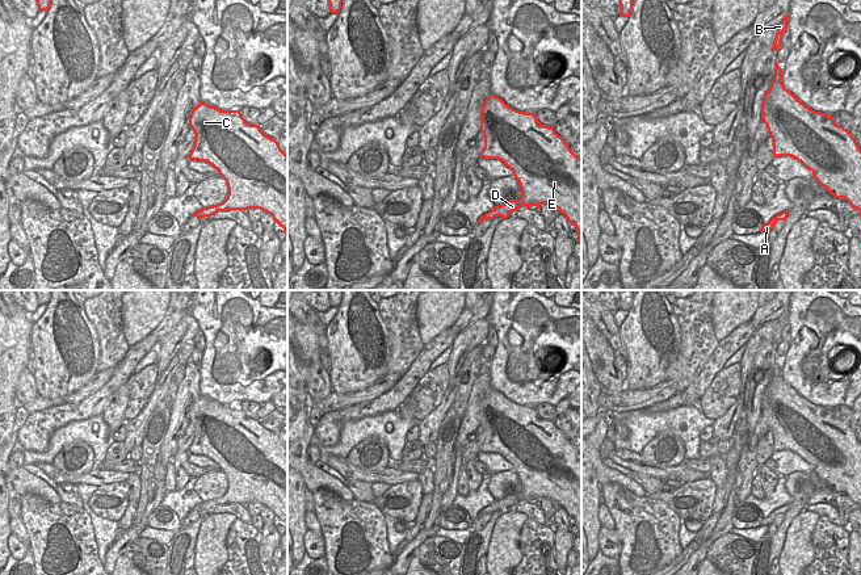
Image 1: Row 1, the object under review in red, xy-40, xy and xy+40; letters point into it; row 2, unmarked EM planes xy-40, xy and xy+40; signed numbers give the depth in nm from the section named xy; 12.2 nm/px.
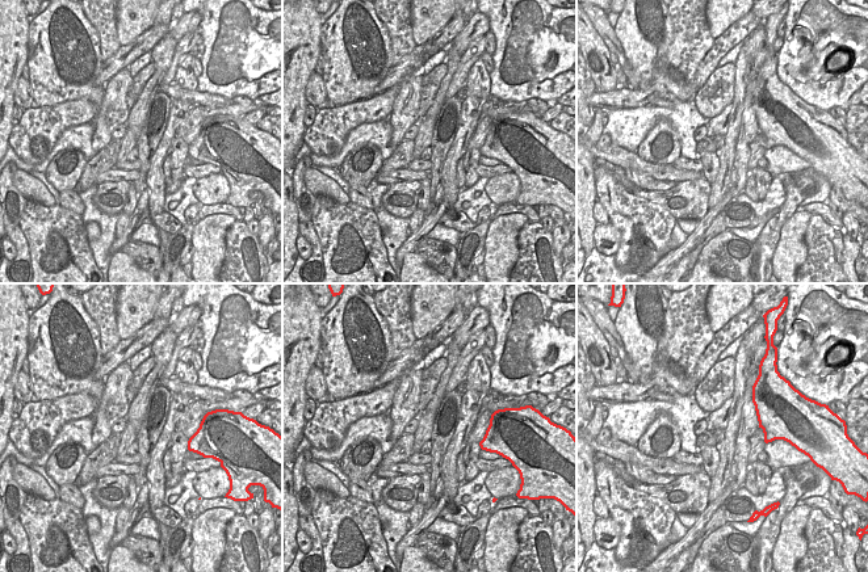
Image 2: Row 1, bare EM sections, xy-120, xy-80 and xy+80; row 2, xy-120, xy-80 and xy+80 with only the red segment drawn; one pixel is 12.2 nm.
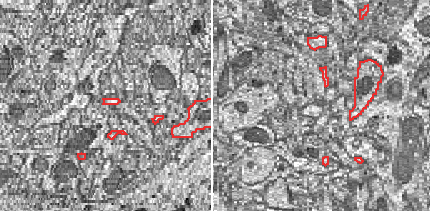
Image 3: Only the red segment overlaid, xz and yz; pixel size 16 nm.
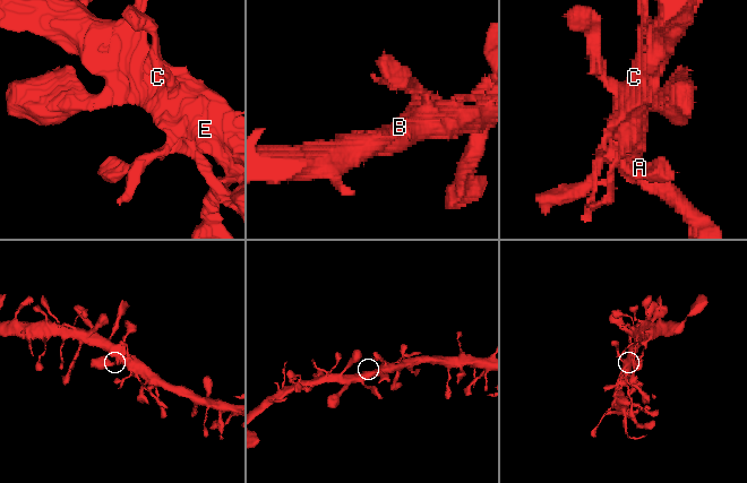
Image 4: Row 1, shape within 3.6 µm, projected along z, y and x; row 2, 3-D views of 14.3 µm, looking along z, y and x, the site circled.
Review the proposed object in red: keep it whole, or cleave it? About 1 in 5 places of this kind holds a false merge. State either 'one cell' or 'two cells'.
one cell

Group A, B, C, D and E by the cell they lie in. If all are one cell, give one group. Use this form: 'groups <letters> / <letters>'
groups A B C D E

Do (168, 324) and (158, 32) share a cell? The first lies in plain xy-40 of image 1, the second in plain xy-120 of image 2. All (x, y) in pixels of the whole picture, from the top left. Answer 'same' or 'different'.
same

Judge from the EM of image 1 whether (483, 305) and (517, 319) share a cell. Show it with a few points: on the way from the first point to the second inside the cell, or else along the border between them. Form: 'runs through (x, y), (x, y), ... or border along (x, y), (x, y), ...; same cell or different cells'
border along (492, 303), (486, 317); different cells

